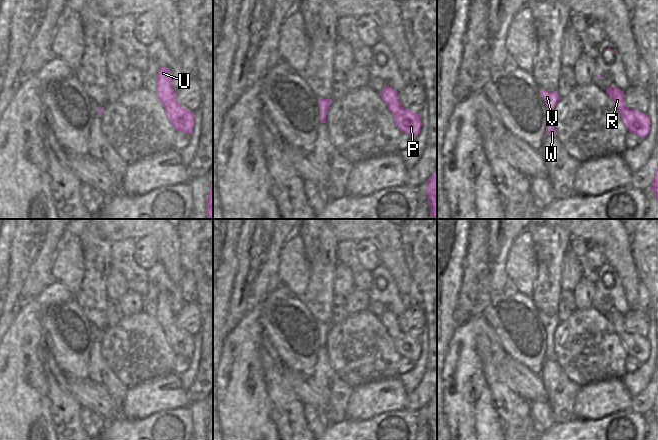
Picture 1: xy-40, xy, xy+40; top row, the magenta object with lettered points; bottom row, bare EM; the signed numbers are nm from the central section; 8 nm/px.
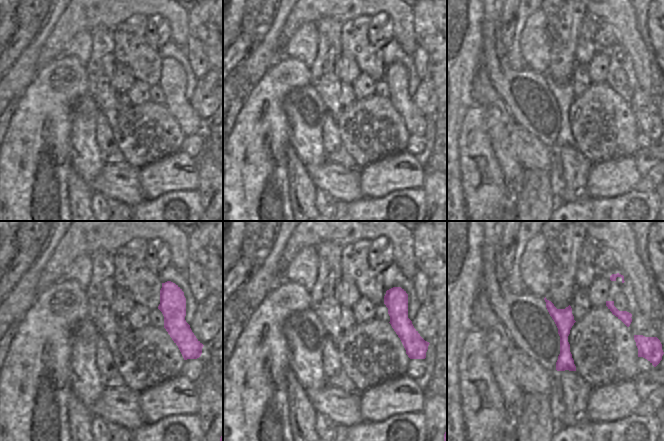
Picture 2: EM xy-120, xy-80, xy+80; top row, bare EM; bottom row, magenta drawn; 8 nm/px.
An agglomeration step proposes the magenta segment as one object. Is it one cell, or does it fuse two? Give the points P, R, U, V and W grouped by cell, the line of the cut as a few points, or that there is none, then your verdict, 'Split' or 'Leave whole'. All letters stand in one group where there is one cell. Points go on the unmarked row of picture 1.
Groups: P R U / V W. Split along xy+40 (611, 311), (607, 313). Split

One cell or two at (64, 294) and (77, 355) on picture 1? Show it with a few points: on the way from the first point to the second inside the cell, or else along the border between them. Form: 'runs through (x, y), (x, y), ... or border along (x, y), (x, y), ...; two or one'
border along (73, 298), (51, 304), (43, 310); two

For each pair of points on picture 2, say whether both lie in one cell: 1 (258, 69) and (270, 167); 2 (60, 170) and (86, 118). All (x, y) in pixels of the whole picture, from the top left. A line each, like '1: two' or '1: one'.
1: two
2: two

